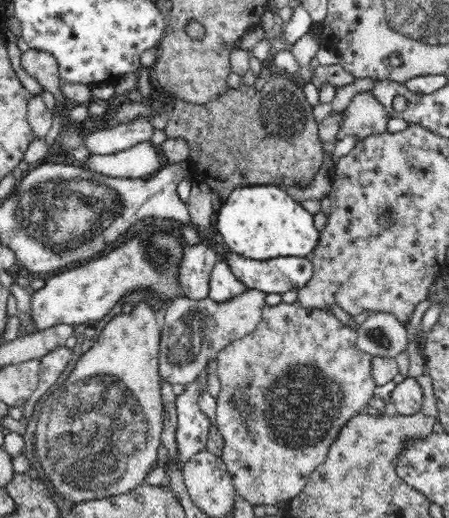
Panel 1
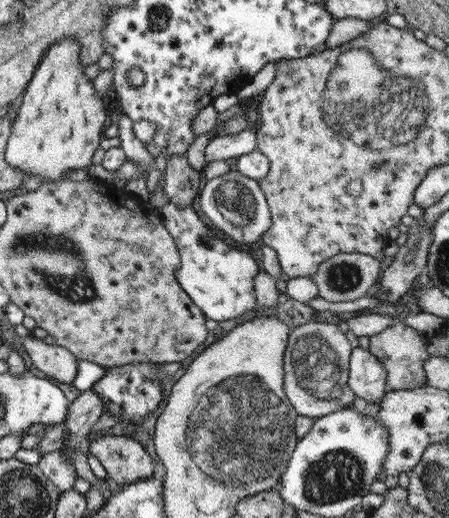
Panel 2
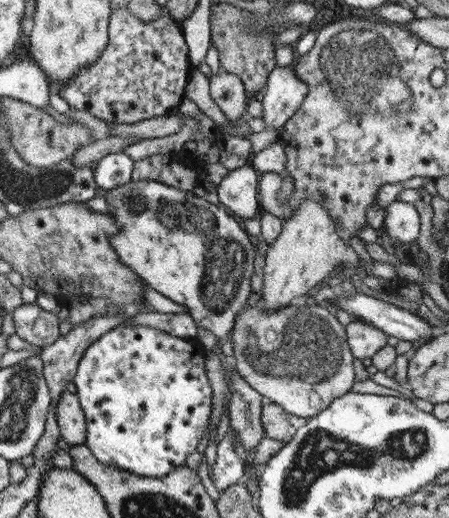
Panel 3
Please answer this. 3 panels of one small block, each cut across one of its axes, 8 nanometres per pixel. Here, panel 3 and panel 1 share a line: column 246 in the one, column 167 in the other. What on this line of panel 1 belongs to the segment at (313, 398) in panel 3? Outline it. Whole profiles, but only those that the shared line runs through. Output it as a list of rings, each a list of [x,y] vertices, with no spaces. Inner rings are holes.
[[[247,290],[244,294],[230,302],[217,304],[210,298],[203,300],[193,300],[179,296],[172,299],[166,307],[166,316],[161,330],[158,375],[160,382],[170,383],[170,385],[180,385],[182,387],[194,382],[202,373],[206,372],[208,364],[213,364],[218,353],[226,350],[230,344],[236,340],[241,340],[253,332],[262,319],[263,309],[267,306],[265,302],[266,294],[260,290]]]

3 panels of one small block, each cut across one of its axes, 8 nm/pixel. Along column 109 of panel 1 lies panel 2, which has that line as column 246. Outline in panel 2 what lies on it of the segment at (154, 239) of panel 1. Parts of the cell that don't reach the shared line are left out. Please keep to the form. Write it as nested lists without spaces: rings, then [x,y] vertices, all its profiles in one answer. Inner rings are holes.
[[[167,199],[156,210],[179,253],[180,266],[175,272],[176,283],[204,315],[205,320],[231,320],[253,310],[256,304],[253,280],[259,270],[251,256],[216,237],[189,206],[177,208]]]

